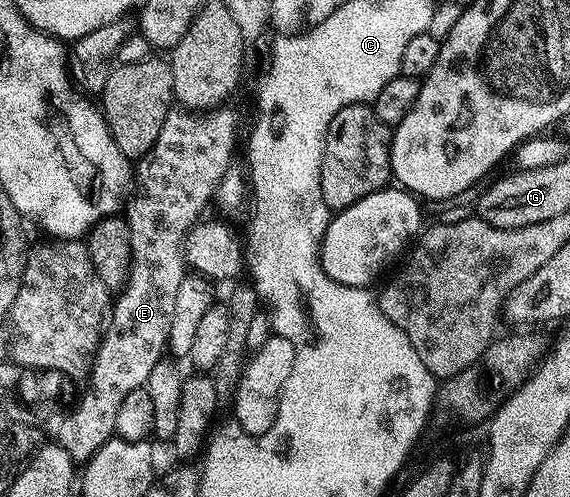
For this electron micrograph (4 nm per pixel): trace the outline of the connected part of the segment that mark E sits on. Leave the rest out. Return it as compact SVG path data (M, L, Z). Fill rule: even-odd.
M228 105L216 110L194 112L184 108L169 111L159 136L148 152L135 162L135 185L123 206L123 217L129 223L129 239L133 259L129 265L129 275L124 286L112 299L107 321L101 331L101 342L97 353L93 355L93 364L89 367L85 391L77 402L77 407L66 416L57 430L55 442L66 450L74 463L84 464L89 461L107 440L114 437L116 416L120 405L127 399L127 394L144 387L149 379L151 368L162 361L169 344L169 313L175 308L175 292L179 284L187 277L186 257L183 247L186 235L199 222L205 205L214 201L219 180L231 169L229 162L233 158L233 145L237 142L237 114L229 110Z

